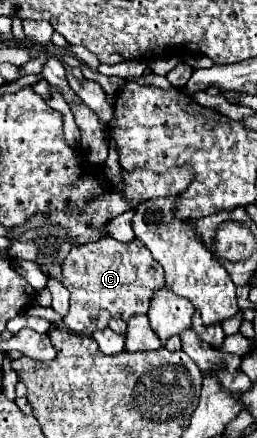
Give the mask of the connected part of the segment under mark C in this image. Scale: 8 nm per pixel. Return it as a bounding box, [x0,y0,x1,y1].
[62,237,164,335]

